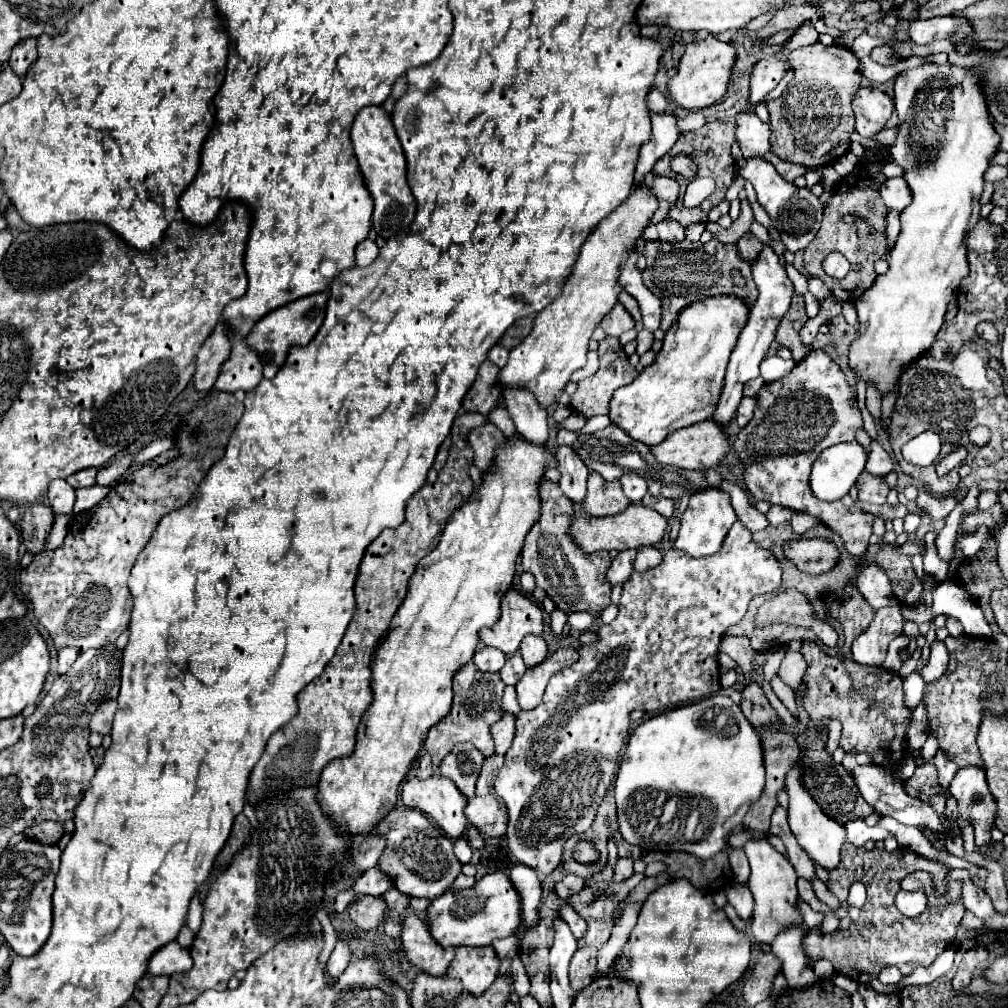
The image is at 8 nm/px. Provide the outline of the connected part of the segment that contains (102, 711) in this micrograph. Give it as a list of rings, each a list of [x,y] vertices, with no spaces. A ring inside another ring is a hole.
[[[109,700],[109,702],[103,702],[99,706],[99,710],[93,714],[91,722],[89,722],[89,728],[93,732],[99,732],[101,736],[107,736],[111,732],[111,722],[113,722],[113,716],[117,712],[117,700]]]

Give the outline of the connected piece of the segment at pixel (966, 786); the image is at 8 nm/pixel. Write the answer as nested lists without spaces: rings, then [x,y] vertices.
[[[981,766],[959,768],[949,792],[959,804],[959,816],[971,820],[975,828],[975,846],[981,848],[991,840],[989,830],[995,816],[995,800],[989,792],[985,770]]]

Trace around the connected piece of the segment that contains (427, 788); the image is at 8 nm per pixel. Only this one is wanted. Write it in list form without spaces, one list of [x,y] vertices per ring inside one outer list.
[[[431,776],[427,780],[409,778],[403,784],[401,800],[407,808],[417,808],[431,816],[451,840],[463,836],[467,828],[463,812],[467,798],[459,792],[459,788],[455,788],[455,784],[451,784],[451,780],[441,776]]]

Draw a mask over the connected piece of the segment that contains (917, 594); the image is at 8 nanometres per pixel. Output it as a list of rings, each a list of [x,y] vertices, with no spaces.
[[[891,548],[889,560],[875,560],[875,562],[889,568],[889,578],[891,578],[891,584],[893,584],[895,598],[899,598],[899,602],[903,606],[909,606],[909,604],[915,604],[915,602],[921,600],[923,584],[915,576],[915,570],[911,568],[909,556],[899,556]]]

